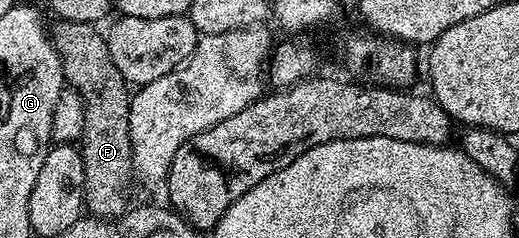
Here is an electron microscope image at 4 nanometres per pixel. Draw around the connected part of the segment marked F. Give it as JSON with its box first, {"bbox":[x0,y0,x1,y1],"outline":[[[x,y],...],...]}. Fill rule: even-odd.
{"bbox":[50,21,134,220],"outline":[[[57,21],[55,28],[51,29],[50,37],[55,44],[56,51],[59,54],[59,58],[62,60],[63,74],[65,81],[80,94],[83,100],[84,112],[83,112],[83,130],[80,133],[78,139],[78,149],[83,157],[84,166],[84,203],[85,209],[93,216],[102,220],[111,220],[113,218],[120,217],[127,213],[128,204],[126,204],[126,192],[124,188],[127,186],[131,178],[134,178],[134,164],[132,158],[132,141],[130,140],[130,128],[129,128],[129,104],[131,102],[130,88],[121,72],[118,71],[117,65],[114,64],[113,57],[110,56],[110,50],[105,35],[96,26],[88,24],[79,24],[74,21]]]}

